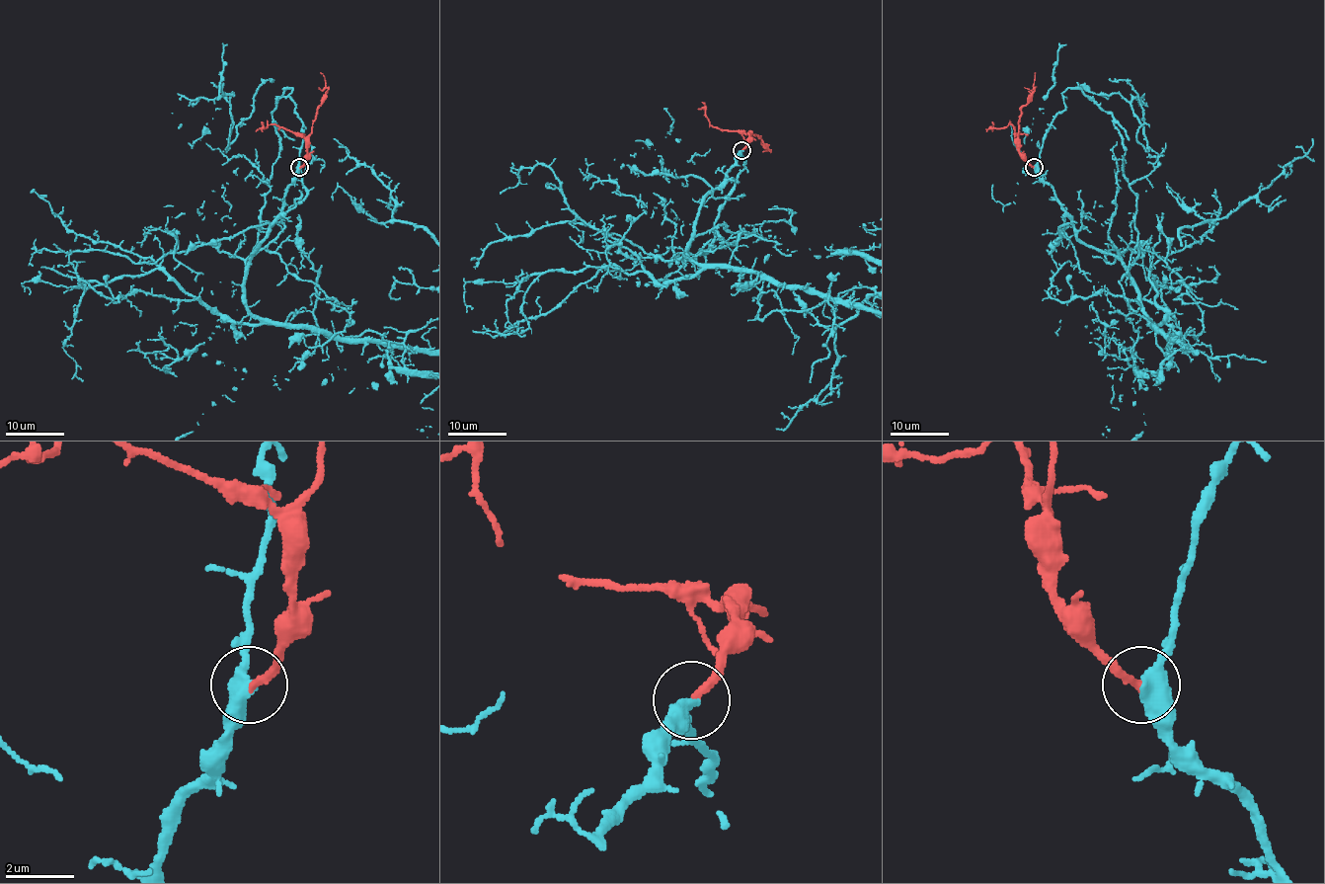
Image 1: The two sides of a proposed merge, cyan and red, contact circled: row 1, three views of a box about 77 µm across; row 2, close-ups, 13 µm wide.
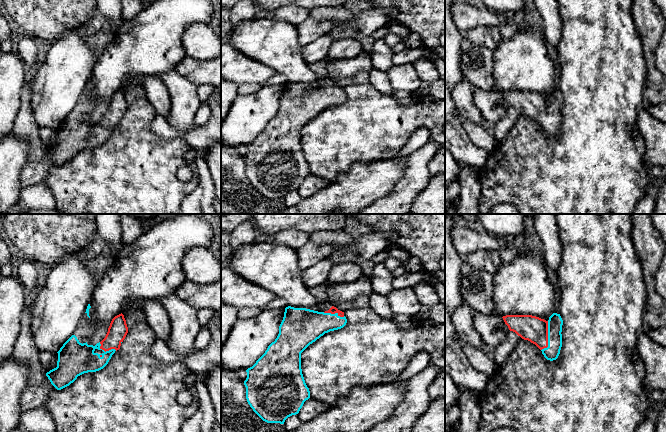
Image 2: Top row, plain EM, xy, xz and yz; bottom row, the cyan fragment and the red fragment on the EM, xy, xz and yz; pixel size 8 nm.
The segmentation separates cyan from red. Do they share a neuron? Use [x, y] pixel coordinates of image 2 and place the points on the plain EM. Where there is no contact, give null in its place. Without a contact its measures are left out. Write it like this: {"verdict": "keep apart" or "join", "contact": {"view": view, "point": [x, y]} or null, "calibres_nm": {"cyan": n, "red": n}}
{"verdict": "join", "contact": {"view": "yz", "point": [548, 113]}, "calibres_nm": {"cyan": 120, "red": 200}}

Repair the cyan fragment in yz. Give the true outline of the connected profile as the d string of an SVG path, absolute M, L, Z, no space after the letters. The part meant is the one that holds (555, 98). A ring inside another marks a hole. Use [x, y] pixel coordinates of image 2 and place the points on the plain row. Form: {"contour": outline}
{"contour": "M553 89L546 97L532 91L506 91L502 93L510 107L535 120L547 136L556 136L562 123L560 90Z"}

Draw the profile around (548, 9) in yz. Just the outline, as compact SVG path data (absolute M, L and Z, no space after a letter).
M534 0L544 27L544 36L549 45L556 48L562 38L562 23L558 0Z

